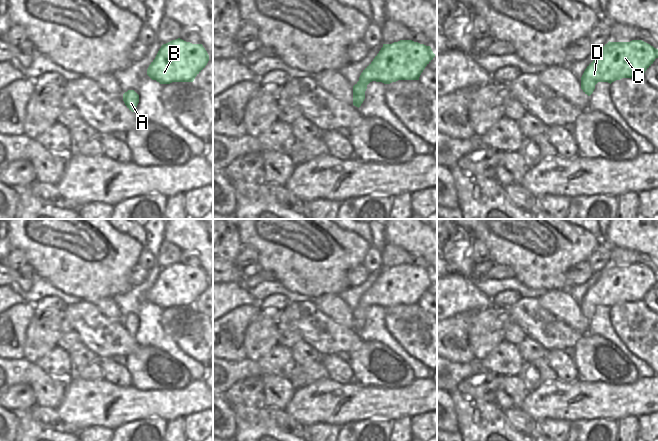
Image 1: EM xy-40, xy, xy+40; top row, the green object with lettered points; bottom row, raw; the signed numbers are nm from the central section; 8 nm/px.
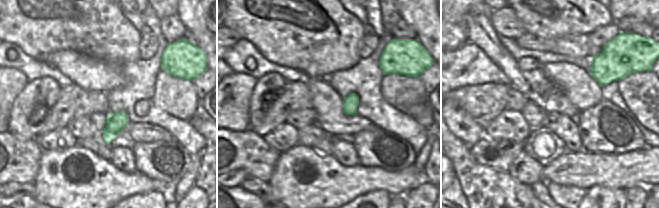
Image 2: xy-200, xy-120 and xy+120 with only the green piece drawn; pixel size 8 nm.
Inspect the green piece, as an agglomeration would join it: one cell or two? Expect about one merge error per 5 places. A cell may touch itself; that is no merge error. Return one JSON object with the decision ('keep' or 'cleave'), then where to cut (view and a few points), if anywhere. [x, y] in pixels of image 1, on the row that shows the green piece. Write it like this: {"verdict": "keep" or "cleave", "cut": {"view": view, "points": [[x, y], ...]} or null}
{"verdict": "keep", "cut": null}

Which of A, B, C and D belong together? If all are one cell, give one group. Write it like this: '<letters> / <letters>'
A B C D

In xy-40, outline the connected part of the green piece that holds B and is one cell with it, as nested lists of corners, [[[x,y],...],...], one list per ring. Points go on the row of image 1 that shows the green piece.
[[[178,38],[161,46],[147,75],[160,84],[193,82],[208,61],[209,55],[202,44]]]

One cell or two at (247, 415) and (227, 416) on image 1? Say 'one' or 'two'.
two

